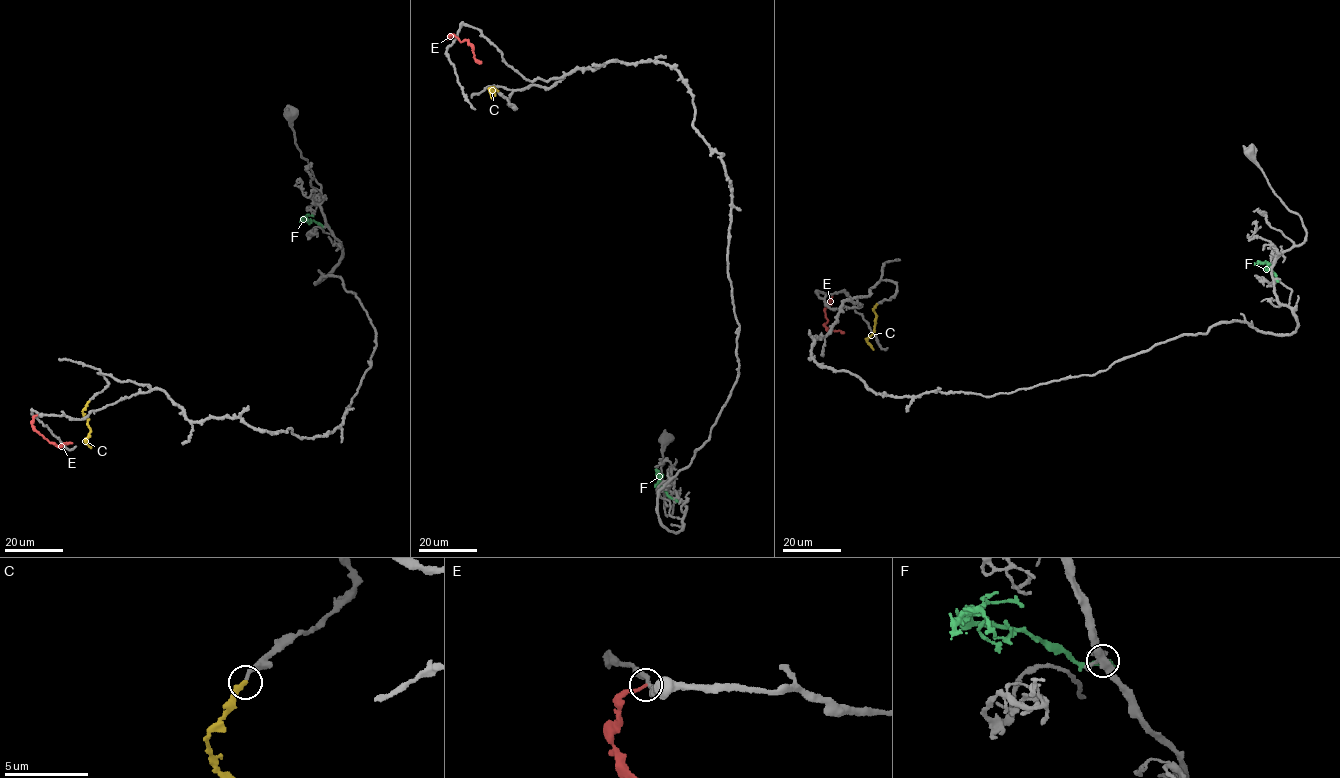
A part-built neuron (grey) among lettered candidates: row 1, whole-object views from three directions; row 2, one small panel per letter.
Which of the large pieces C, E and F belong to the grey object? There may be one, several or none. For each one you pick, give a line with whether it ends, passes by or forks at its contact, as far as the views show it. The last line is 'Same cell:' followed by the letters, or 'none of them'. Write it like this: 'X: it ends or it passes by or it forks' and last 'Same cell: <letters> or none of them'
C: it ends
Same cell: C

